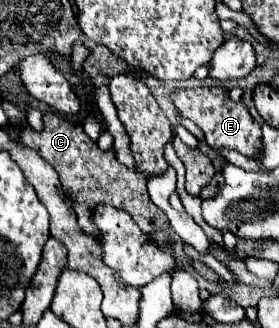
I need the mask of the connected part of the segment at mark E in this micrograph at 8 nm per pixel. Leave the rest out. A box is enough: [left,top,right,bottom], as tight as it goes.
[171,86,261,158]

